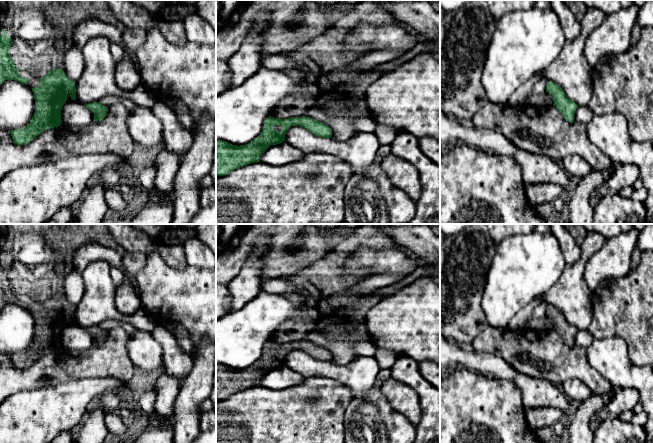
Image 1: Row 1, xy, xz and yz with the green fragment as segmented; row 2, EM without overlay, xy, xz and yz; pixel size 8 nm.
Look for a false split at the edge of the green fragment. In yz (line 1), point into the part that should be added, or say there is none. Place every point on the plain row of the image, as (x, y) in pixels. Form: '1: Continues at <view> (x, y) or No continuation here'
1: No continuation here

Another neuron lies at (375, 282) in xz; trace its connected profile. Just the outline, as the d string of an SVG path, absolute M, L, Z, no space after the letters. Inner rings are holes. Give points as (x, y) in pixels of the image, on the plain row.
M401 274L373 275L342 293L334 294L330 298L330 303L332 306L341 306L353 295L376 291L382 287L399 282L401 278Z

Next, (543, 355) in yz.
M505 328L484 329L472 342L475 352L490 353L501 357L521 374L532 378L547 380L554 386L563 385L567 380L581 380L594 394L609 394L612 385L587 360L586 349L568 346L553 329L536 331L530 328L512 331Z

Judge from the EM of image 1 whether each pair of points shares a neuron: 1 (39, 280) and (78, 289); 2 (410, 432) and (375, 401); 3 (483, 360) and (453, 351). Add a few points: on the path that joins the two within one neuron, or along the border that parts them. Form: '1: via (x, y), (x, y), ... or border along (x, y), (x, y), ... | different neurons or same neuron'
1: border along (61, 280), (64, 298), (74, 306) | different neurons
2: via (401, 428), (383, 410) | same neuron
3: via (476, 360), (460, 358) | same neuron

